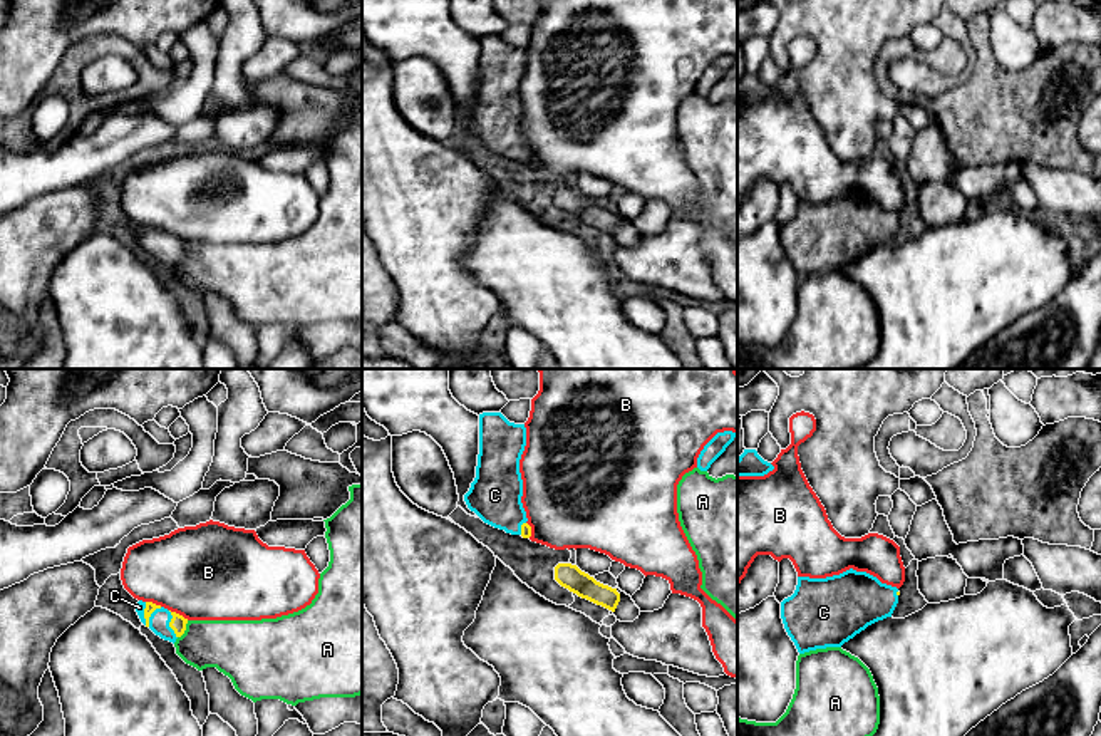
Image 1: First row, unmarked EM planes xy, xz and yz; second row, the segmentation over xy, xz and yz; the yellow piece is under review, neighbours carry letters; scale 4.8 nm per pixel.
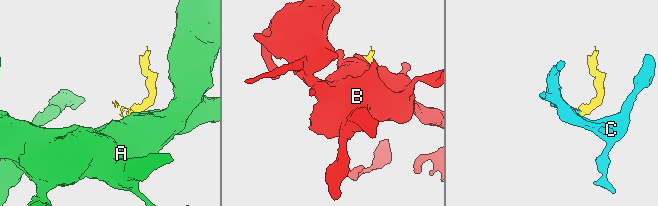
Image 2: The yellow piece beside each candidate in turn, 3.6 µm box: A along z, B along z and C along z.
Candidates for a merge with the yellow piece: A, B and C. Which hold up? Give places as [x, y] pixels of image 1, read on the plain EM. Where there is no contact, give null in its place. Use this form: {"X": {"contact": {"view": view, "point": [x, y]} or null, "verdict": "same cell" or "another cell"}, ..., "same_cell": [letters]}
{"A": {"contact": {"view": "xy", "point": [185, 253]}, "verdict": "another cell"}, "B": {"contact": {"view": "xy", "point": [178, 238]}, "verdict": "another cell"}, "C": {"contact": {"view": "xy", "point": [170, 248]}, "verdict": "same cell"}, "same_cell": ["C"]}

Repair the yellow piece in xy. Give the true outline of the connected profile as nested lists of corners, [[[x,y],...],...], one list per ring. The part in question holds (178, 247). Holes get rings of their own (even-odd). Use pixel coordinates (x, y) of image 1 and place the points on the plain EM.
[[[139,225],[136,228],[136,236],[146,251],[173,268],[186,255],[188,243],[152,226]]]

